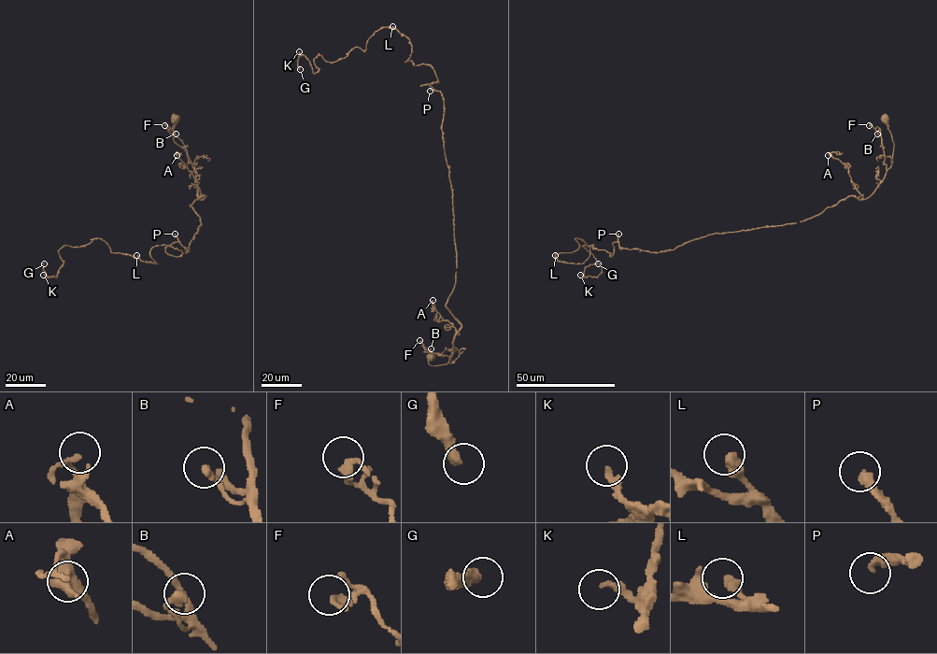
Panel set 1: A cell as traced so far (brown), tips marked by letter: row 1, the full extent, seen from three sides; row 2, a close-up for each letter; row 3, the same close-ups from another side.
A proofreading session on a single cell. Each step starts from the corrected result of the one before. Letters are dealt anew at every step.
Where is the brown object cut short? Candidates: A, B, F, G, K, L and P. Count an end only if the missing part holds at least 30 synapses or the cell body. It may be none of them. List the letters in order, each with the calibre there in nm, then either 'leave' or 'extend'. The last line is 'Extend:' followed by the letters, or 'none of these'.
A: 140 nm | leave
B: 280 nm | leave
F: 320 nm | leave
G: 340 nm | leave
K: 260 nm | leave
L: 440 nm | leave
P: 280 nm | extend
Extend: P

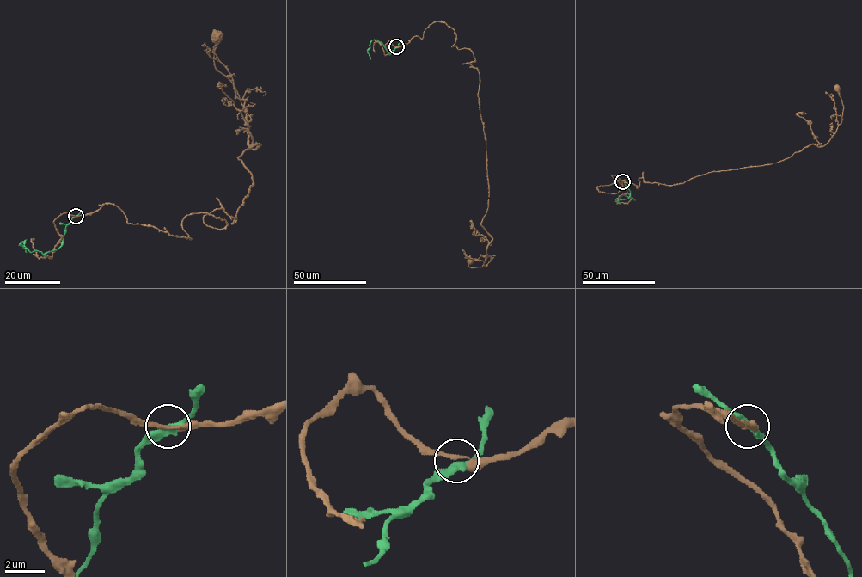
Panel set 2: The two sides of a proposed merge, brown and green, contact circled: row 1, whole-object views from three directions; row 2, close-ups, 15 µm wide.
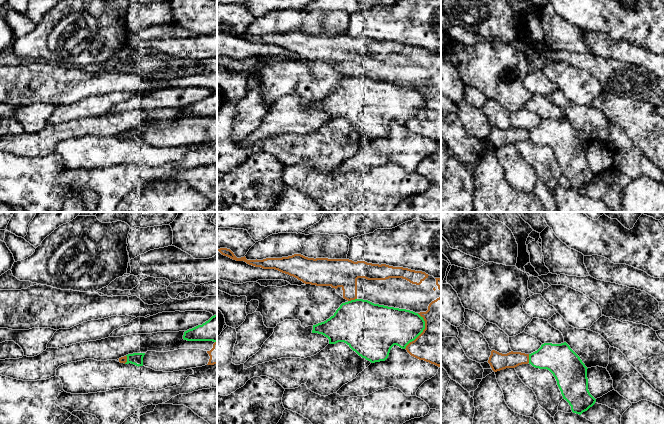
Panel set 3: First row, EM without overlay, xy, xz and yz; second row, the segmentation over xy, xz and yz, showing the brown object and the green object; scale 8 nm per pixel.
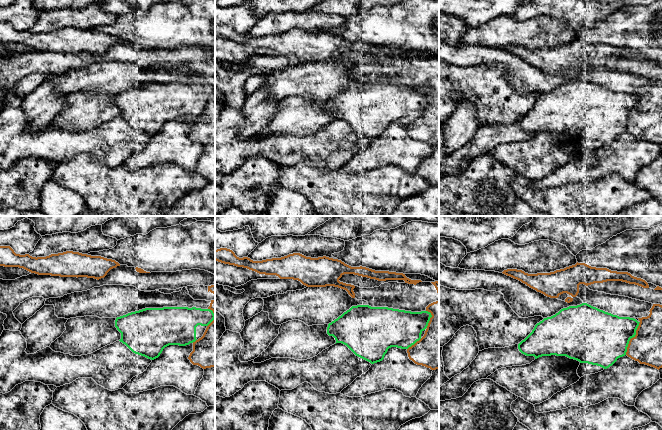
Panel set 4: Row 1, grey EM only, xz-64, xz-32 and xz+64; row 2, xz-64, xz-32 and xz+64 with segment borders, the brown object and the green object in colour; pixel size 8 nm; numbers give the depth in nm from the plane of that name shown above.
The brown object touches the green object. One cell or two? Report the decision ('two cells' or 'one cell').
two cells

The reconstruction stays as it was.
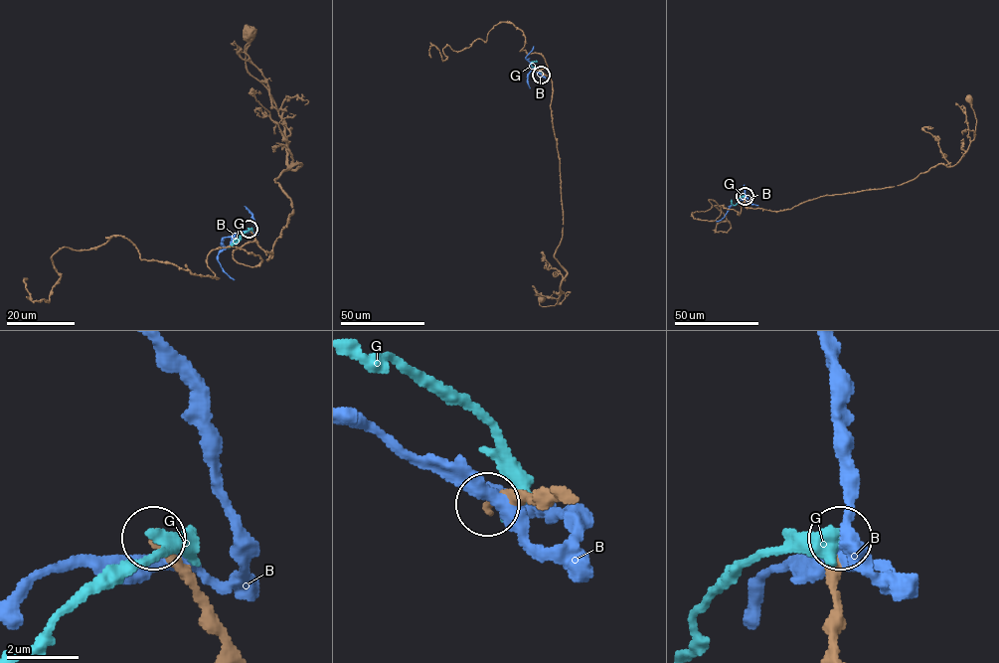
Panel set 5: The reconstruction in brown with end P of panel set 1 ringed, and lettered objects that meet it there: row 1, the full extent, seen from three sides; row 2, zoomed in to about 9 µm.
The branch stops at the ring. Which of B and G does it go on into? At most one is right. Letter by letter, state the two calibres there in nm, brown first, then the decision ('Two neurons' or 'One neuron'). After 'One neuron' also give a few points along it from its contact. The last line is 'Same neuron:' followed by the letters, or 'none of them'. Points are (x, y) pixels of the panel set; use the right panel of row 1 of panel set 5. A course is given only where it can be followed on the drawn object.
B: Thickness 440 nm (brown) against 440 nm. Two neurons
G: Thickness 440 nm (brown) against 600 nm. Two neurons
Same neuron: none of them

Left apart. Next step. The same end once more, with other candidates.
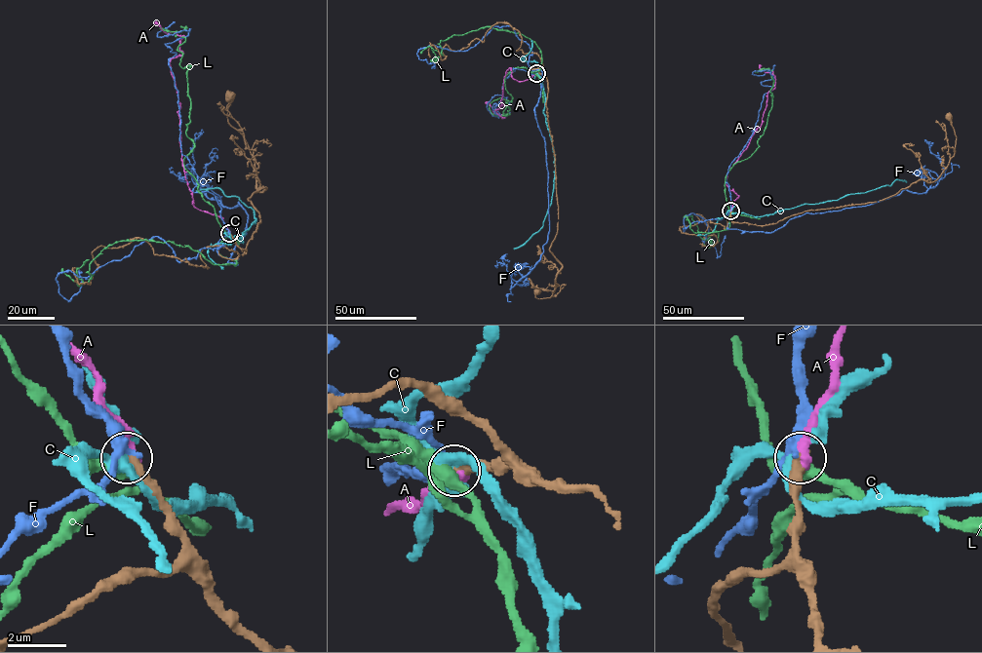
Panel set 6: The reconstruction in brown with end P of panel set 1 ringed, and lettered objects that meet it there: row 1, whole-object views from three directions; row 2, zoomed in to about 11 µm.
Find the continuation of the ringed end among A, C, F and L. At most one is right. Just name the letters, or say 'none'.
A

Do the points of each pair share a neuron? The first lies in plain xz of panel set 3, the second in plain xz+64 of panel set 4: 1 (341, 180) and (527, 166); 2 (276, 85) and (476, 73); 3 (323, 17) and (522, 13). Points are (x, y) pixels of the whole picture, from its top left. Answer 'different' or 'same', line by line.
1: different
2: same
3: different

